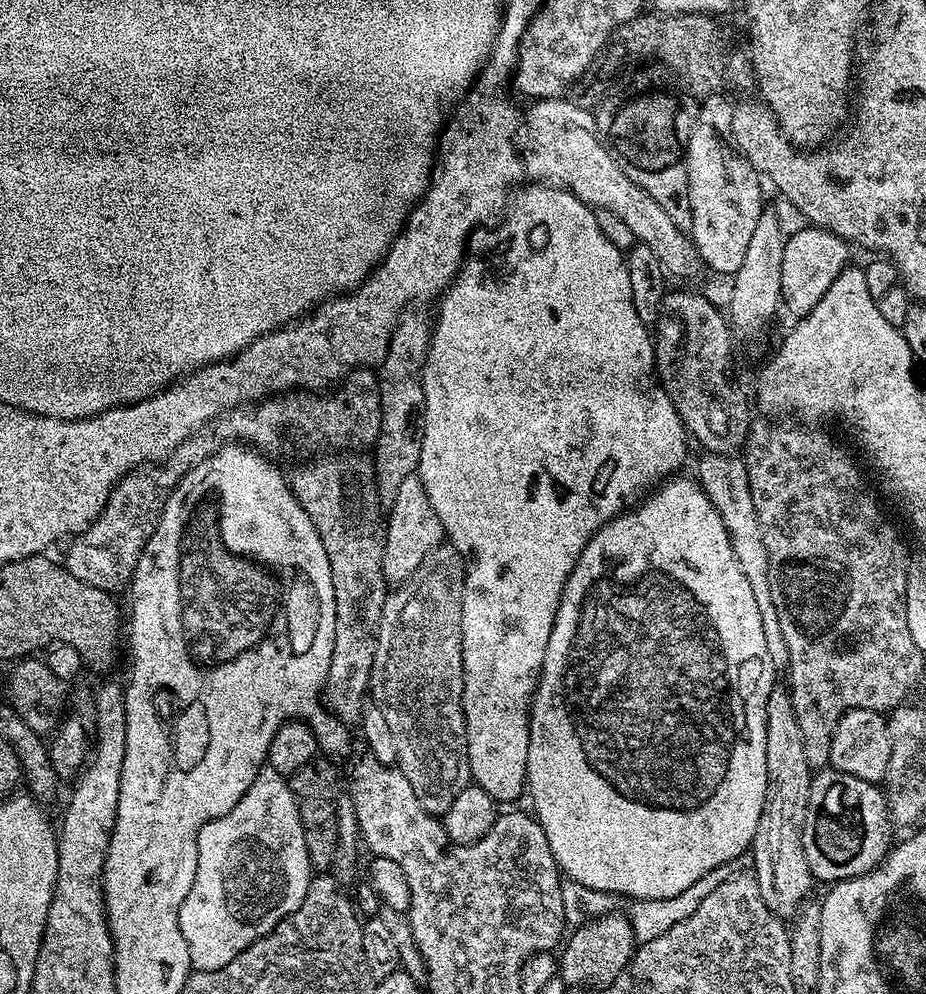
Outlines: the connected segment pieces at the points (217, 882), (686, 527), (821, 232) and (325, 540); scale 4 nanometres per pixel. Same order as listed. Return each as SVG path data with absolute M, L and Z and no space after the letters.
M267 766L261 768L250 790L242 794L238 806L234 806L230 814L222 814L222 818L214 818L201 826L196 841L198 870L194 874L190 894L186 894L178 910L178 922L182 938L186 938L186 946L190 950L193 969L205 972L234 962L242 950L298 910L298 906L302 906L302 898L306 898L314 869L306 850L306 838L292 785L285 776Z
M669 478L663 481L655 491L643 497L639 506L633 506L621 512L610 522L606 522L606 526L597 530L590 543L582 550L562 592L560 605L554 618L554 626L550 630L550 642L546 646L546 658L542 662L540 678L537 680L536 690L532 694L532 706L528 714L530 746L526 754L526 774L528 775L526 792L529 797L532 795L533 809L531 808L531 811L546 834L546 842L550 842L550 850L554 854L561 873L567 879L582 882L582 886L592 888L595 892L610 892L620 898L628 896L627 898L632 900L674 898L674 894L682 894L682 890L686 890L692 883L698 882L698 878L702 878L702 874L710 874L710 870L718 870L731 865L731 860L738 859L743 852L745 855L751 849L752 839L758 830L758 818L762 818L762 806L766 798L766 702L777 683L778 670L772 665L770 650L766 650L766 634L762 634L762 618L758 615L758 602L754 602L750 582L746 582L746 574L742 574L742 566L738 566L738 558L734 554L728 531L718 510L714 510L710 498L700 489L700 485L695 479L676 479L680 478Z
M803 227L785 239L782 256L781 301L796 318L808 314L822 300L830 284L850 262L847 241L824 228Z
M328 454L332 456L320 456L317 460L312 460L309 464L304 464L297 470L293 476L290 476L290 487L292 493L296 495L296 501L302 506L302 510L306 510L306 514L310 518L310 522L314 522L314 530L318 530L318 538L322 542L322 546L326 546L326 554L330 558L330 574L334 582L334 610L336 617L334 618L334 650L330 658L330 674L328 680L324 684L322 693L323 699L326 701L326 707L332 715L339 717L345 725L352 726L361 719L363 714L363 704L370 692L370 681L372 679L372 663L374 662L374 654L376 653L376 631L380 625L382 618L382 610L384 609L384 599L388 596L390 585L382 574L382 550L384 549L384 537L382 535L382 508L380 512L380 504L382 505L382 497L376 491L376 469L373 461L364 457L364 454Z

